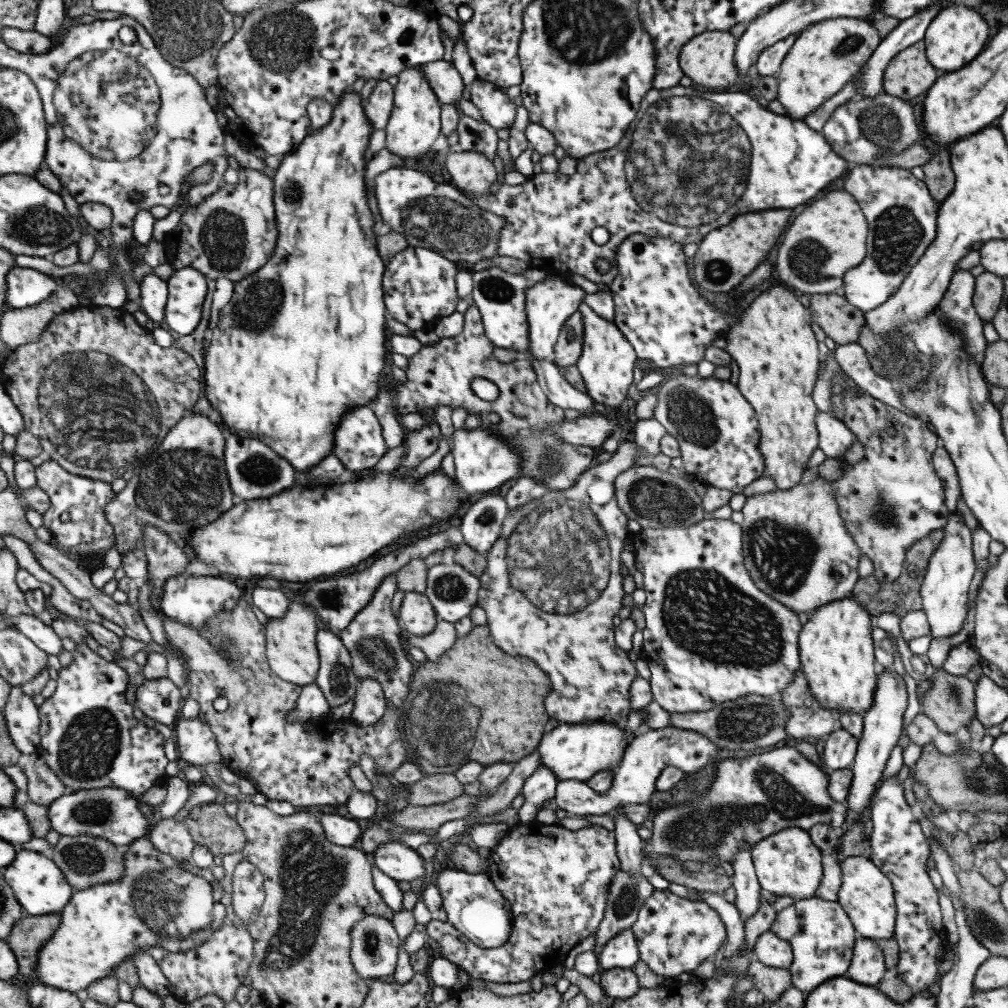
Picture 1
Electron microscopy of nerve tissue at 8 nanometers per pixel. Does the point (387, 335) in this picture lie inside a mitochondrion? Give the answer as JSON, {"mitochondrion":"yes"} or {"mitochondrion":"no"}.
{"mitochondrion":"no"}

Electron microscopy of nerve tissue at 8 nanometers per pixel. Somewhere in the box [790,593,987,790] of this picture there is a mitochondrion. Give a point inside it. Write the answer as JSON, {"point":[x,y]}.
{"point":[952,693]}

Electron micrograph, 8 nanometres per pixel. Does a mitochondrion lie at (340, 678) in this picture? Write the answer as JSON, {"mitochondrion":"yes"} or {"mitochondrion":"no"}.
{"mitochondrion":"yes"}

